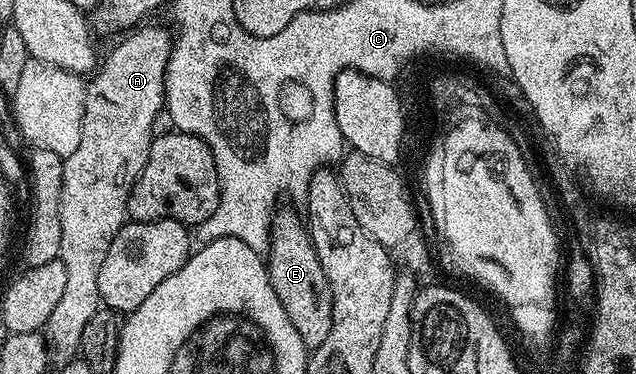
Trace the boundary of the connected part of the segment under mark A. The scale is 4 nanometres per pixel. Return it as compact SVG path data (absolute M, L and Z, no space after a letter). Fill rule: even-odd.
M154 24L148 25L147 28L144 27L137 27L129 34L123 35L121 37L123 40L107 56L105 53L104 59L99 63L93 75L89 77L88 83L86 84L86 97L84 98L84 122L80 130L80 146L76 146L76 150L72 150L72 154L64 157L62 162L64 166L64 186L60 190L60 254L58 255L58 259L64 262L64 271L68 274L68 282L64 286L64 295L60 297L60 302L57 304L56 310L52 310L52 318L47 322L45 331L52 341L53 351L55 353L58 351L60 355L66 356L65 358L73 357L79 351L78 343L84 334L84 325L88 322L88 318L92 318L92 314L96 314L99 310L100 266L104 266L104 257L108 255L108 246L112 246L112 238L116 238L116 234L122 229L123 224L127 223L128 213L126 203L130 197L134 179L142 173L144 166L148 162L150 141L155 137L152 132L153 118L155 118L158 111L164 108L166 103L166 67L168 66L168 58L170 57L170 49L172 47L172 32L171 29L169 32L166 28L157 28Z

